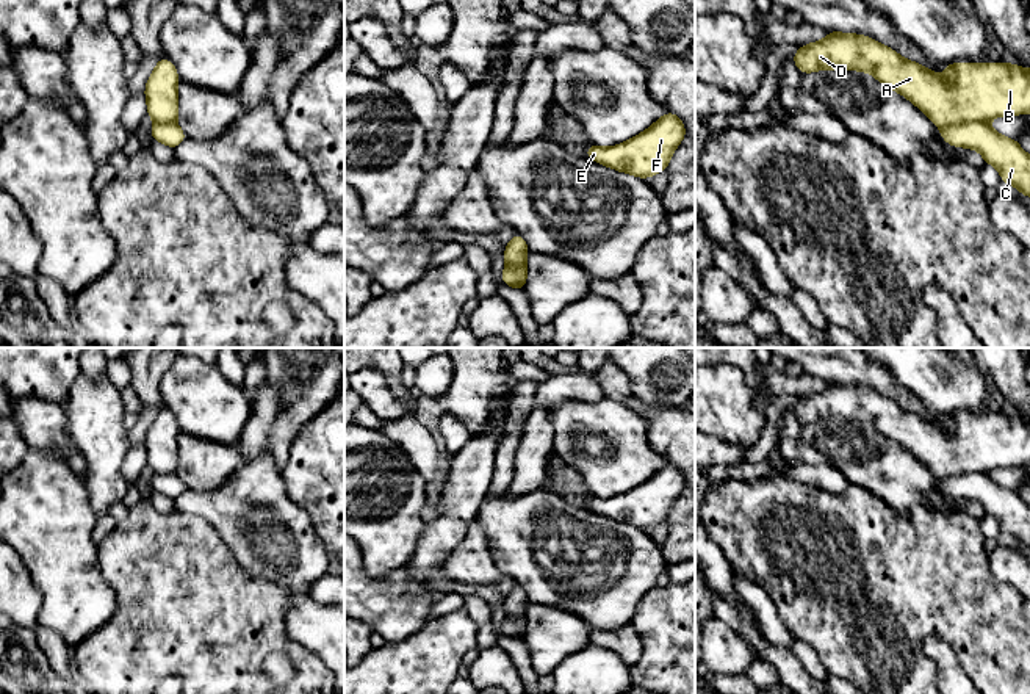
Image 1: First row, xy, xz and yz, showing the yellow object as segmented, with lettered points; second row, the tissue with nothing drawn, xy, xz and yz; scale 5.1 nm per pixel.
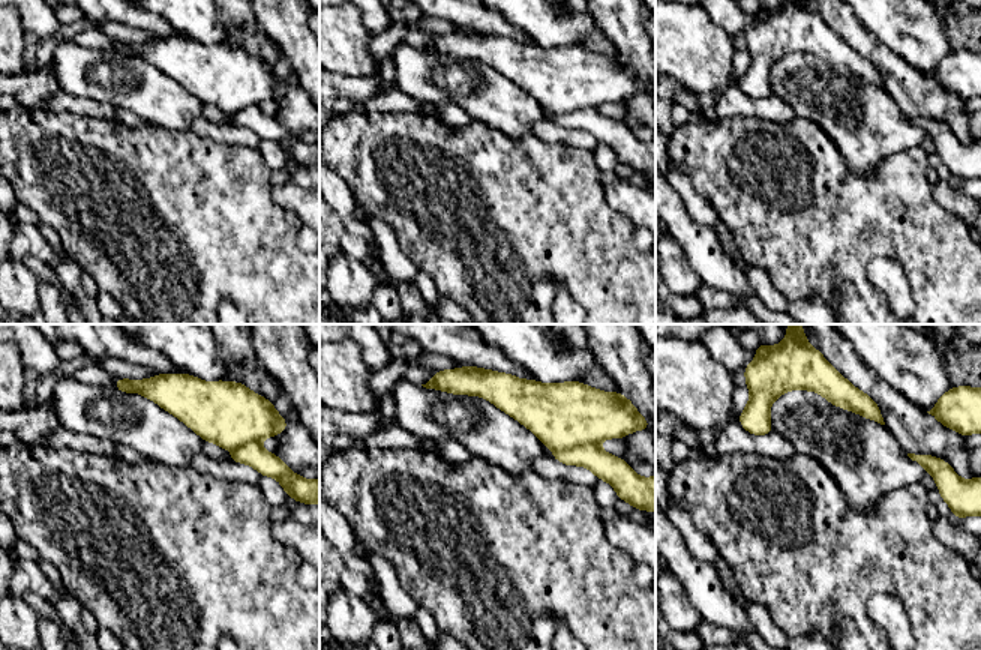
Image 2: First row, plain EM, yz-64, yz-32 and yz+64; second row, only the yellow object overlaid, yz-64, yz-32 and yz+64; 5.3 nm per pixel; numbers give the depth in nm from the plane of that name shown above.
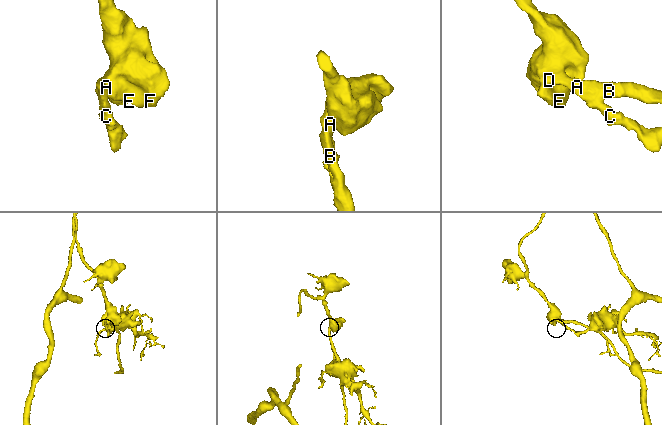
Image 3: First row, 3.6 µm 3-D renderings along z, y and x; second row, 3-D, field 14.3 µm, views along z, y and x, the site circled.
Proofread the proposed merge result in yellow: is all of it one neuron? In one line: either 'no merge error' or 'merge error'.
merge error

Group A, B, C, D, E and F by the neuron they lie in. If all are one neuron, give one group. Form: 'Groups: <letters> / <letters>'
Groups: A B D E F / C

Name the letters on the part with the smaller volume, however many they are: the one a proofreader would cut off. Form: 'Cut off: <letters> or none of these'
Cut off: C

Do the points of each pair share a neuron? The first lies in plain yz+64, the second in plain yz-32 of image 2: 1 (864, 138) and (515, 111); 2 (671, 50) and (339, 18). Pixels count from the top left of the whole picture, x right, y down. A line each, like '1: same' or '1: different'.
1: same
2: same

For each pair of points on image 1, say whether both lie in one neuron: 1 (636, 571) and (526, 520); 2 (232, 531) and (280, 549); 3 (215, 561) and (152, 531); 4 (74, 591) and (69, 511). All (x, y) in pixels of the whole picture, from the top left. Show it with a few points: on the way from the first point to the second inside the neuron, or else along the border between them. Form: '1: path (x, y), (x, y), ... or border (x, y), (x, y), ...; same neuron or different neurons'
1: path (614, 542), (603, 531), (567, 520), (554, 520); same neuron
2: path (244, 538), (257, 549), (268, 549); same neuron
3: path (199, 561), (182, 561), (168, 547); same neuron
4: path (69, 571), (69, 531); same neuron

